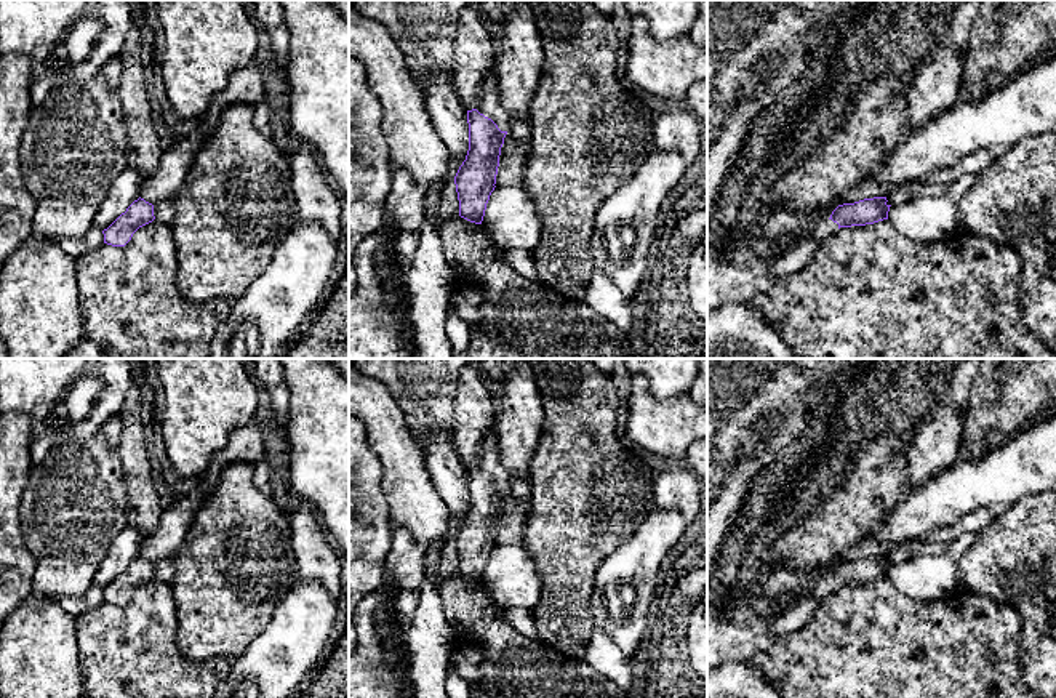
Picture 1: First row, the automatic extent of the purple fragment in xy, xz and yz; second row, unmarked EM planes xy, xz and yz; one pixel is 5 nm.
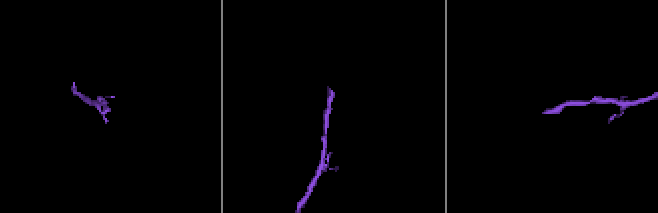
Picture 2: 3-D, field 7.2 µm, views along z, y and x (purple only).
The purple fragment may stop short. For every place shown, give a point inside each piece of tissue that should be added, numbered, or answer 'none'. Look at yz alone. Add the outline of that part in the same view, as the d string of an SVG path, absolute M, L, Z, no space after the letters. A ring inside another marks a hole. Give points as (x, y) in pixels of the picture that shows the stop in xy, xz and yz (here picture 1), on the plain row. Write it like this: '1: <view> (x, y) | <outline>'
1: yz (824, 586) | M819 578L816 584L802 594L800 600L813 599L813 597L822 597L826 599L829 594L834 594L838 591L838 583L832 578Z

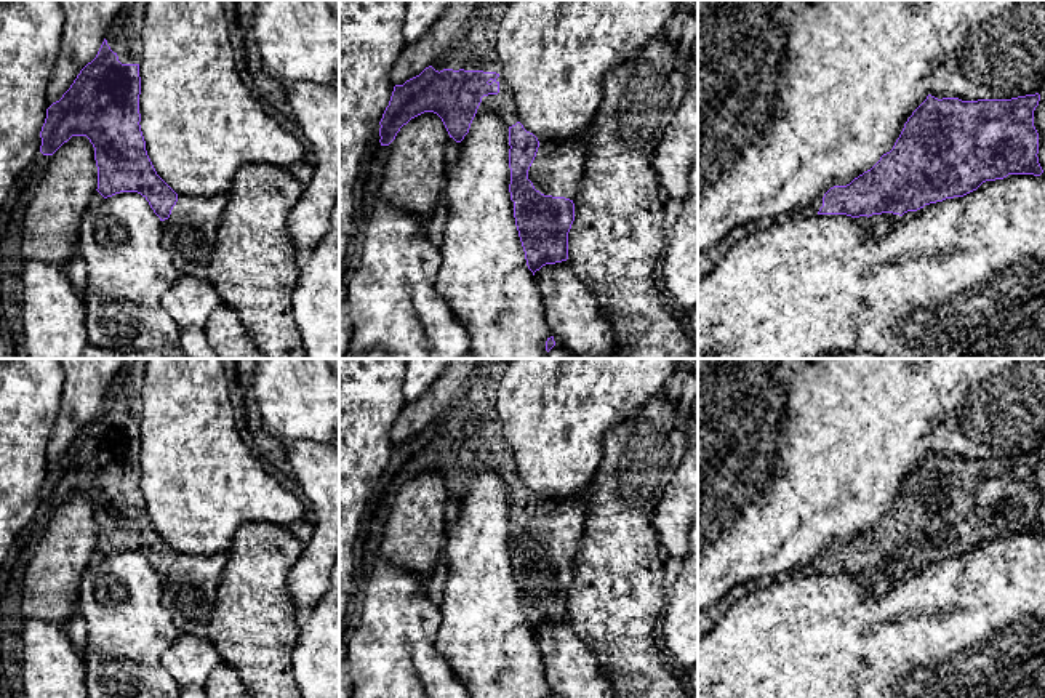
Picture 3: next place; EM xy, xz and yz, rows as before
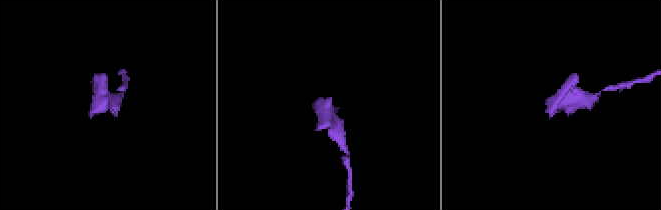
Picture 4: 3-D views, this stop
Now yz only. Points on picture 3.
1: yz (880, 581) | M882 572L882 573L869 575L869 580L872 583L872 592L875 596L883 596L890 583L899 576L901 576L899 573L893 573L893 572Z

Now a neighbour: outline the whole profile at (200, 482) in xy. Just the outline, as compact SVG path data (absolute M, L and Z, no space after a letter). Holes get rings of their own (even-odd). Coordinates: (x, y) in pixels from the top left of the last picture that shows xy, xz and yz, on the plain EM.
M147 359L139 435L146 509L178 554L227 552L235 532L248 522L291 528L304 520L304 503L264 469L235 429L224 359Z

